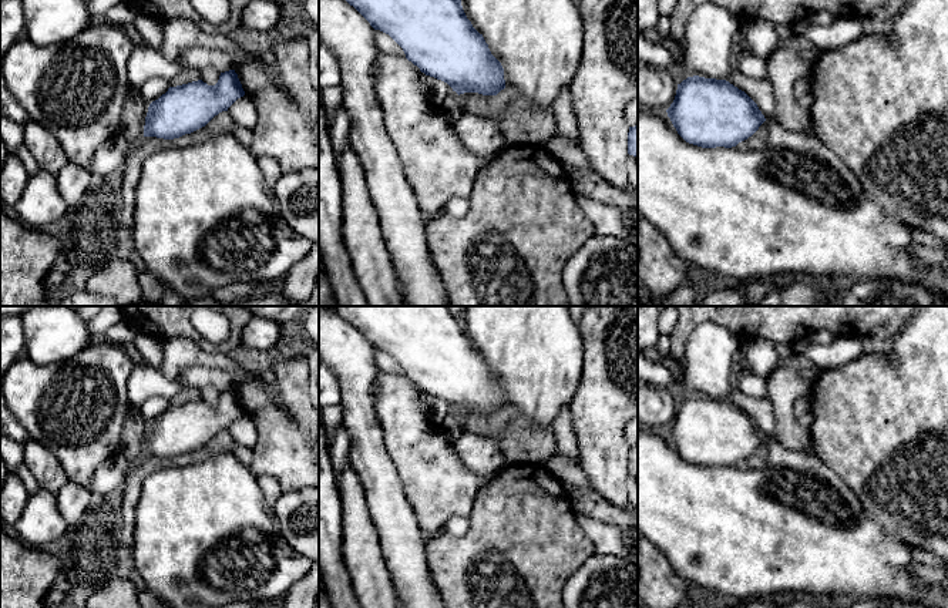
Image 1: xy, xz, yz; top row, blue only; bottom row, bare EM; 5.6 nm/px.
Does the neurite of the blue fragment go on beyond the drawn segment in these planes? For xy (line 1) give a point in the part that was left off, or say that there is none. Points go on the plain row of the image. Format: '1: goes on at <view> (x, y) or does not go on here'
1: does not go on here

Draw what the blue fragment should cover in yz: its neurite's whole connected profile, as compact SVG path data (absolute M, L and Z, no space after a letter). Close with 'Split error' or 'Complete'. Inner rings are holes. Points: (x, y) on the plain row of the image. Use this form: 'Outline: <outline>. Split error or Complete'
Outline: M688 396L666 429L678 453L702 467L732 467L766 440L757 423L726 399Z. Complete

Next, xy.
Outline: M235 389L221 392L215 404L202 399L169 406L148 426L144 456L179 457L205 446L245 414Z. Complete

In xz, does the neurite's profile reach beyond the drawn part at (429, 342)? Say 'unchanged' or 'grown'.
unchanged

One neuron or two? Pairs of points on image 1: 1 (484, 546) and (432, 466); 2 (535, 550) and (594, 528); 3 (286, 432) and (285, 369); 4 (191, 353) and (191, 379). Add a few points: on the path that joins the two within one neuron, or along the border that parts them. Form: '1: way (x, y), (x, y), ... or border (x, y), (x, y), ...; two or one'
1: border (480, 487), (469, 516); two
2: border (572, 510), (577, 524), (597, 551); two
3: way (295, 416), (292, 385); one
4: border (224, 369), (188, 366), (175, 379); two

